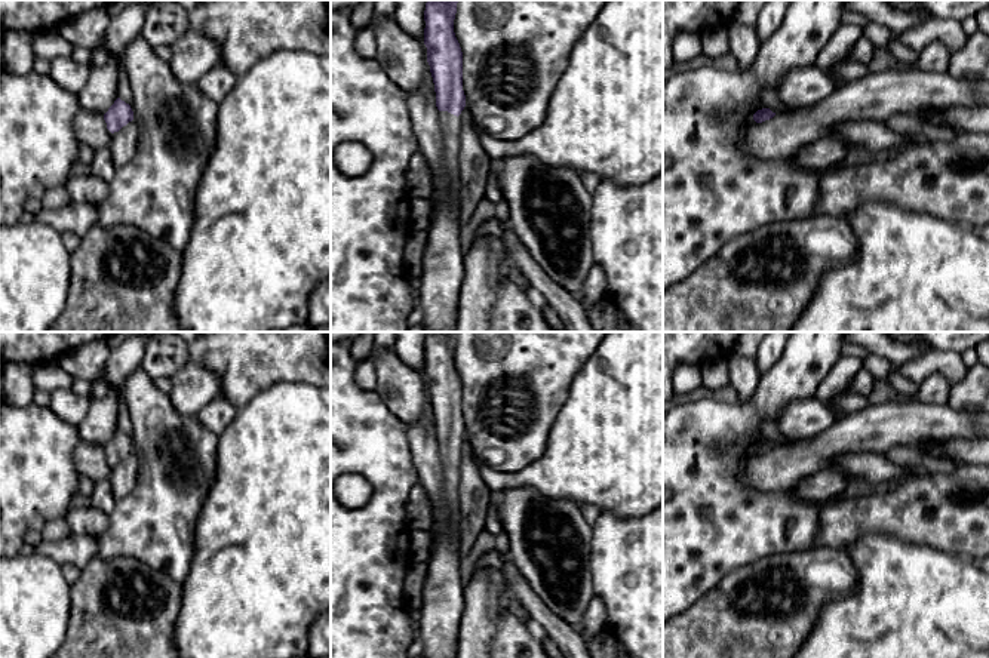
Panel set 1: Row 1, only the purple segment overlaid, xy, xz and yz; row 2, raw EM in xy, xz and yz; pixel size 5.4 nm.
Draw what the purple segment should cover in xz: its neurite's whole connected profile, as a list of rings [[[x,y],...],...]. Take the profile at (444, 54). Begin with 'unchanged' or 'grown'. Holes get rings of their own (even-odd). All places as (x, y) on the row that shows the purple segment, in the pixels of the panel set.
grown | [[[427,0],[424,10],[424,44],[434,83],[439,126],[443,138],[442,181],[443,188],[433,191],[433,210],[439,205],[452,205],[460,215],[460,120],[466,107],[463,90],[463,52],[454,33],[458,0]]]

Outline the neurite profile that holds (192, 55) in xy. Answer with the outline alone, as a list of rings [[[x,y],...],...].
[[[193,28],[169,47],[169,65],[182,84],[196,84],[203,74],[222,62],[219,44]]]

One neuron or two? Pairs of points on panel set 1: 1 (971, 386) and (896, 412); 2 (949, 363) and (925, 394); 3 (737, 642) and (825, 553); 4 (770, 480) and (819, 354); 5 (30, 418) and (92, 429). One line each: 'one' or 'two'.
1: two
2: two
3: one
4: two
5: two

